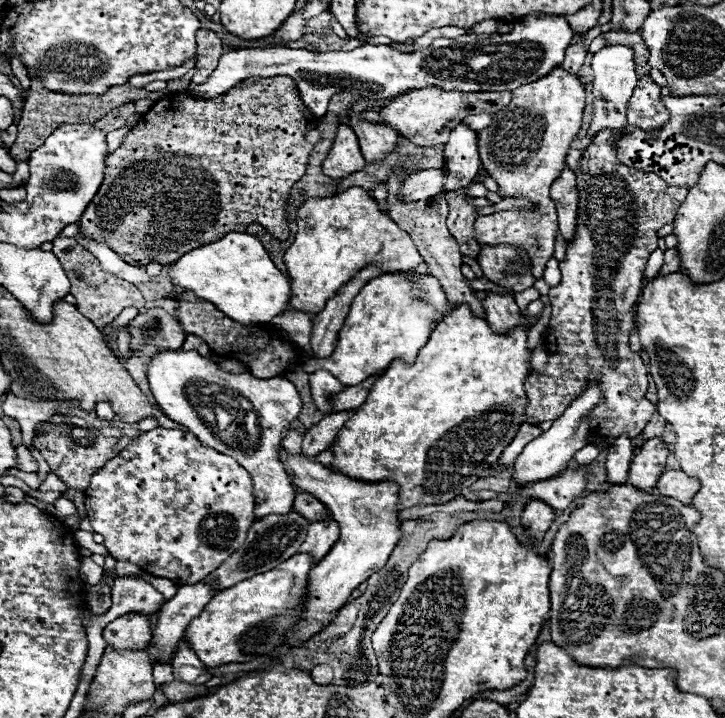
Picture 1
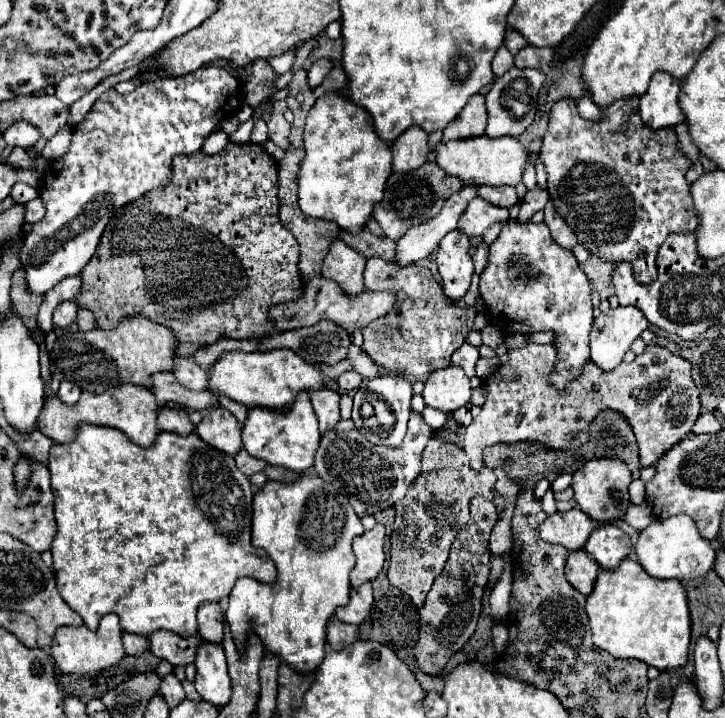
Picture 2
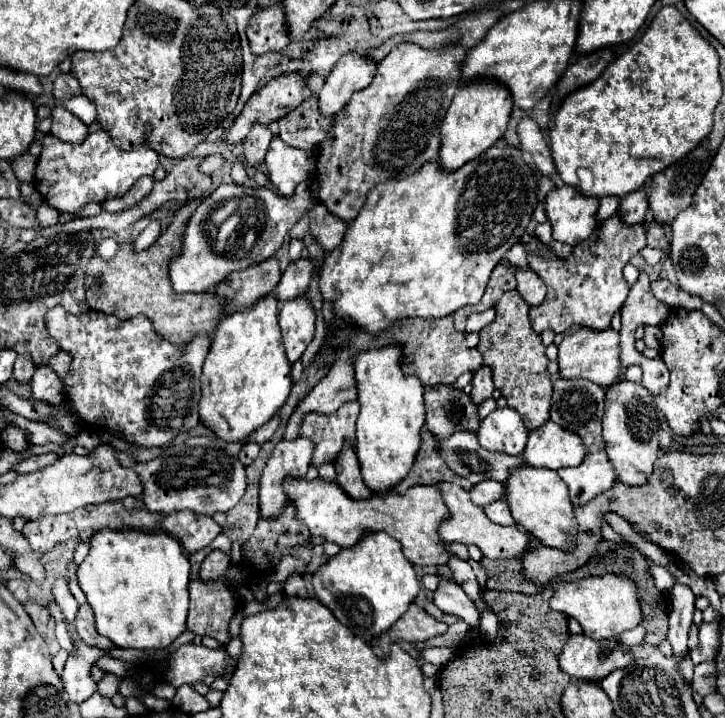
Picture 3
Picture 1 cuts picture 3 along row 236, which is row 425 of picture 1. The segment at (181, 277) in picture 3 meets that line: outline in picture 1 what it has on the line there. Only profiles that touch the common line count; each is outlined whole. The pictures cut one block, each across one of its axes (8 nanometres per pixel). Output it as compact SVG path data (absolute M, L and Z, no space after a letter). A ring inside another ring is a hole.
M162 350L154 356L150 356L146 376L148 376L150 388L152 388L150 390L152 396L156 398L158 406L162 408L162 412L170 420L186 426L206 448L214 448L222 454L228 454L228 456L236 458L236 462L250 472L250 476L254 480L254 500L256 500L254 516L256 516L256 520L260 520L260 516L272 514L272 512L288 514L292 510L292 502L294 502L294 496L296 496L294 484L290 482L288 474L284 472L280 456L278 456L278 448L280 448L280 442L282 442L282 430L298 418L300 408L302 408L302 400L296 392L296 386L290 380L280 378L280 376L260 380L260 378L252 376L250 372L230 374L230 372L220 370L216 362L212 362L210 358L200 356L194 350L186 350L186 352L184 350L180 350L180 352L178 350ZM202 406L206 406L206 408L222 406L232 414L232 424L226 430L220 430L218 438L216 438L216 422L200 422L202 420L200 418L200 408Z

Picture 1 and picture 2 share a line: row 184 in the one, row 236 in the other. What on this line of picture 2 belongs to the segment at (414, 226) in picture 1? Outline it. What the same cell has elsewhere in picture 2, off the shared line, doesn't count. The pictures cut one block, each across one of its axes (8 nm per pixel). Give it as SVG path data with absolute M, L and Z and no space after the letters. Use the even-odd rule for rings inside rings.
M426 162L424 166L420 166L420 170L414 170L412 174L392 174L390 176L390 180L386 184L384 200L374 208L374 218L382 226L382 230L388 238L398 240L414 224L420 224L424 220L440 214L444 202L462 188L464 188L464 184L458 178L446 174L436 162Z

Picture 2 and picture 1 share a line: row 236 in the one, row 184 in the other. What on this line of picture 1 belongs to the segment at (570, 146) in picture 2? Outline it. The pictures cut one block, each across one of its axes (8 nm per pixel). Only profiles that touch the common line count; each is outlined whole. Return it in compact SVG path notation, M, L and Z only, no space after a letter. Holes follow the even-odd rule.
M642 76L638 80L638 86L634 88L634 94L628 102L628 126L622 130L602 130L594 136L592 144L586 148L580 160L580 170L576 172L578 178L578 226L576 226L576 238L568 242L566 260L560 262L562 280L558 286L550 288L548 298L552 302L552 316L548 326L548 340L552 344L548 346L548 362L544 372L532 370L532 374L526 378L526 394L528 394L528 408L526 408L526 422L528 424L540 424L546 420L556 420L562 416L562 412L568 408L576 396L580 396L590 382L598 382L602 392L602 402L590 412L588 426L592 434L604 436L606 440L616 440L618 436L636 438L644 426L648 424L650 416L654 414L654 404L640 402L644 400L646 388L648 388L648 368L642 364L640 356L634 354L628 346L628 336L634 328L634 314L632 306L636 304L642 288L642 270L646 266L646 260L650 254L658 248L658 236L656 232L674 220L678 206L684 202L688 190L686 188L670 188L660 176L652 172L634 170L630 166L624 166L616 160L614 144L616 140L632 132L636 128L640 130L656 130L662 124L668 122L668 112L662 104L660 86L652 82L650 76Z

